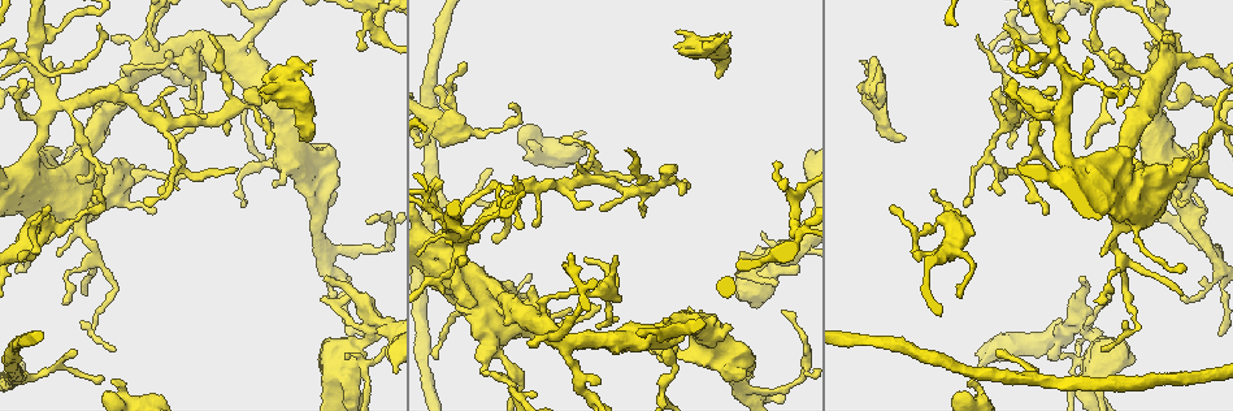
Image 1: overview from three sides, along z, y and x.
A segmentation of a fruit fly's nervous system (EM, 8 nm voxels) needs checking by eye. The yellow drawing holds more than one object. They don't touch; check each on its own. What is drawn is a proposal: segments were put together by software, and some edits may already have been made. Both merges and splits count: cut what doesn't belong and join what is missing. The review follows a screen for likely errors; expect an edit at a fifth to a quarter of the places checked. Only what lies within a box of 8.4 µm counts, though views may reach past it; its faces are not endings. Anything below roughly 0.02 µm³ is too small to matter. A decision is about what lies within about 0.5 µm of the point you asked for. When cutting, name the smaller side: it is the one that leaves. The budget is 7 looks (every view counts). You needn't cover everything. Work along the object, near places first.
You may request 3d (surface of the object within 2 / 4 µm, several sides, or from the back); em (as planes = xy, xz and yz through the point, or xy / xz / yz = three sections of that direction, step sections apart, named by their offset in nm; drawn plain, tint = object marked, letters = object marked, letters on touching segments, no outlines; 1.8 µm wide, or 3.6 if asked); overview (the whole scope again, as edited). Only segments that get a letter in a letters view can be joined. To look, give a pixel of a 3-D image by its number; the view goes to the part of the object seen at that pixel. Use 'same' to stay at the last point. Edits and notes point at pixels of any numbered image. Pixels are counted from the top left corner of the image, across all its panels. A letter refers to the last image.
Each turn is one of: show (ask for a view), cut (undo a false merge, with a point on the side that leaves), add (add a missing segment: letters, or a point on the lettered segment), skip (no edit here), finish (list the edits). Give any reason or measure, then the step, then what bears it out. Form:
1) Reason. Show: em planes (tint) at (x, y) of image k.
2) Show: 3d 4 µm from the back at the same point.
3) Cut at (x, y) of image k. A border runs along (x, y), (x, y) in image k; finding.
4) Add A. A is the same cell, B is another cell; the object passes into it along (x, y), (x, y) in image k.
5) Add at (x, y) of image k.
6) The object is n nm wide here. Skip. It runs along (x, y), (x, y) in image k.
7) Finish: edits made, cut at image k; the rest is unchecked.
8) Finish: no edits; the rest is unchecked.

Thick turns thin. Show: 3d 2 µm at (952, 246) of image 1.

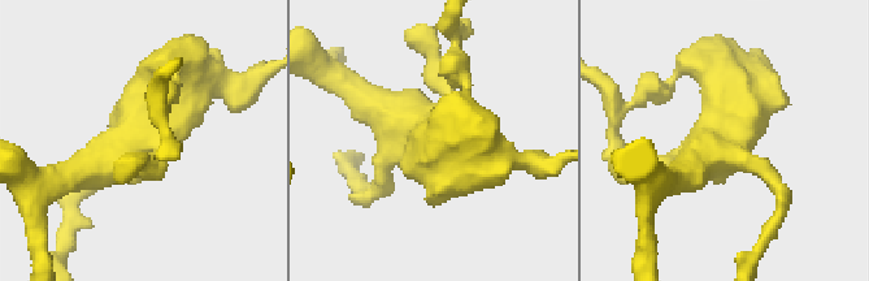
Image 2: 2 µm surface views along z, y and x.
Show: em yz step 8 (letters) at (139, 134) of image 2.

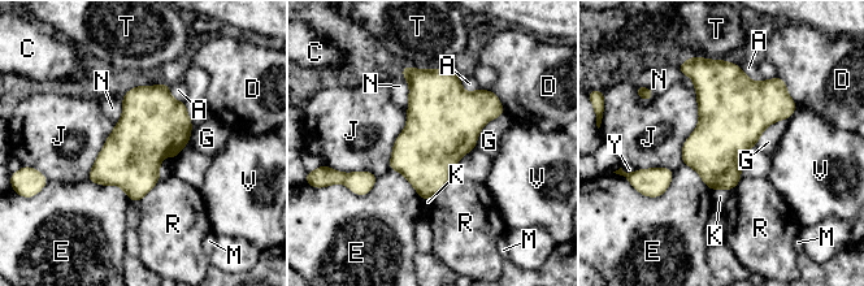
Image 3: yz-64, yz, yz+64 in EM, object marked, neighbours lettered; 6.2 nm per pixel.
Show: em planes (letters) at the same point.

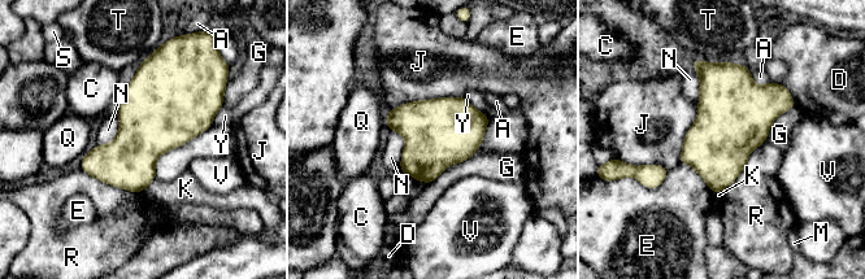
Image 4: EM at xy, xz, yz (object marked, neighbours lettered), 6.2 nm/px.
Skip. A, C, D, E, G, J, K, M, N, Q, R, S, T, V and Y are other cells; one neuron here.

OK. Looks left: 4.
Side arm on a straight run. Show: 3d 2 µm at (673, 334) of image 1.

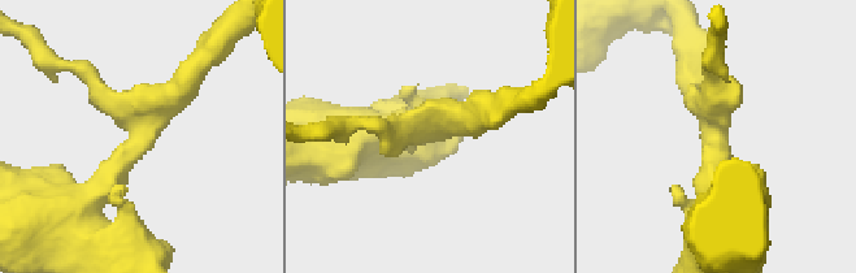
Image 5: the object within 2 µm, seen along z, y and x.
3 arms meet here; need the tissue. Show: em planes (tint) at (130, 147) of image 5.

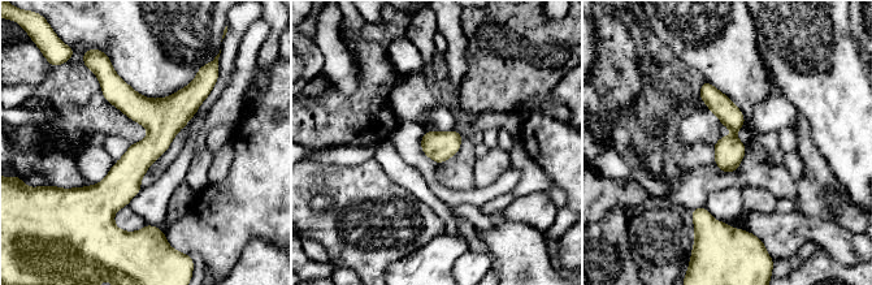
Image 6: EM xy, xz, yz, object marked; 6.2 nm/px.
What lies round it. Show: em planes (letters) at the same point.

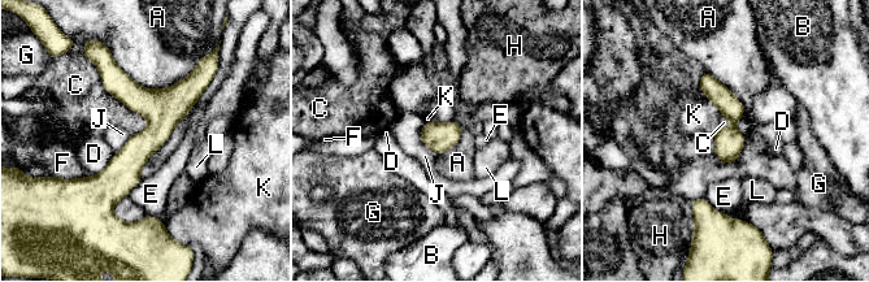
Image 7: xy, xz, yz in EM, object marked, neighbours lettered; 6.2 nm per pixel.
Skip. A, B, C, D, E, F, G, H, J, K and L are other cells; a border runs along (94, 63), (142, 131) in image 7; continuous, no second neuron.

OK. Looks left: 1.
Sharp bend. Show: em 3.6 µm planes (letters) at (1176, 168) of image 1.

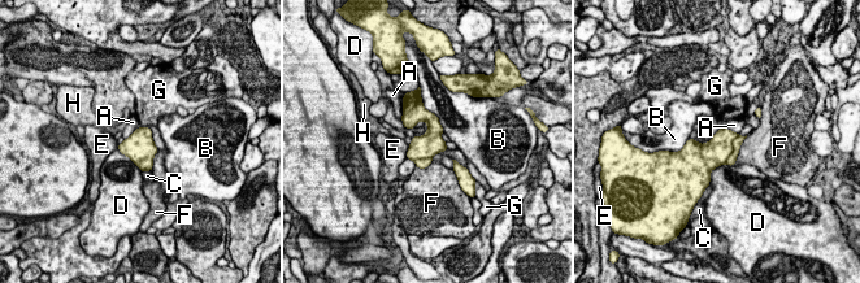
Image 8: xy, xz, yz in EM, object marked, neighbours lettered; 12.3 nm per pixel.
Cut at (738, 140) of image 8. A, B, C, D, E, F, G and H are other cells; the part that leaves runs along (741, 138), (729, 162) in image 8; two neurons meet here.

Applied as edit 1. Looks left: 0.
Finish: edits made, cut at image 8; the rest is unchecked.

